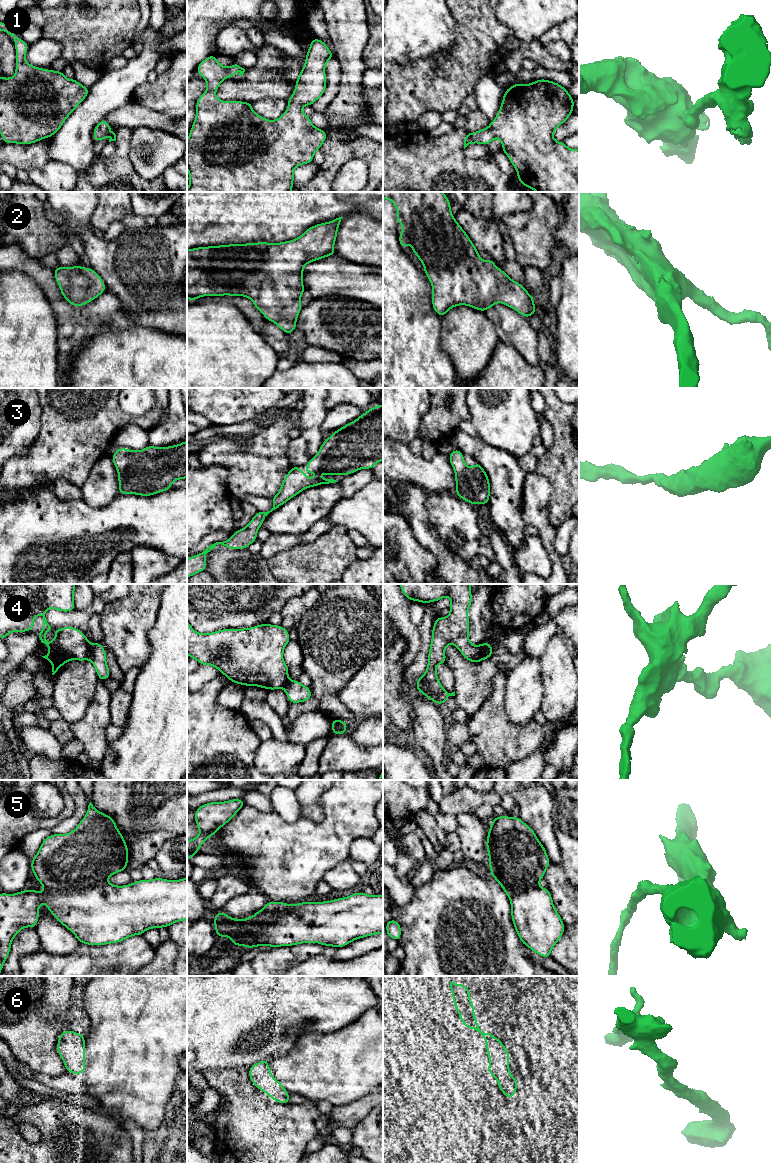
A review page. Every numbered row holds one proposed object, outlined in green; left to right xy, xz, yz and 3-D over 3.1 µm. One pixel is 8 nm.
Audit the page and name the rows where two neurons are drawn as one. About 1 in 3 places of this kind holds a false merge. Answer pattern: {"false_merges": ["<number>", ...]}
{"false_merges": ["4", "5"]}

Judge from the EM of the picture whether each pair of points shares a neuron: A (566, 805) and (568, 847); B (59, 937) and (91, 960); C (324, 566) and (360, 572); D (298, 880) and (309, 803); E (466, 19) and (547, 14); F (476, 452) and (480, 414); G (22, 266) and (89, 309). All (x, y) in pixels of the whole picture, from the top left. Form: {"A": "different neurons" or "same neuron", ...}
{"A": "same neuron", "B": "different neurons", "C": "different neurons", "D": "different neurons", "E": "different neurons", "F": "different neurons", "G": "same neuron"}

